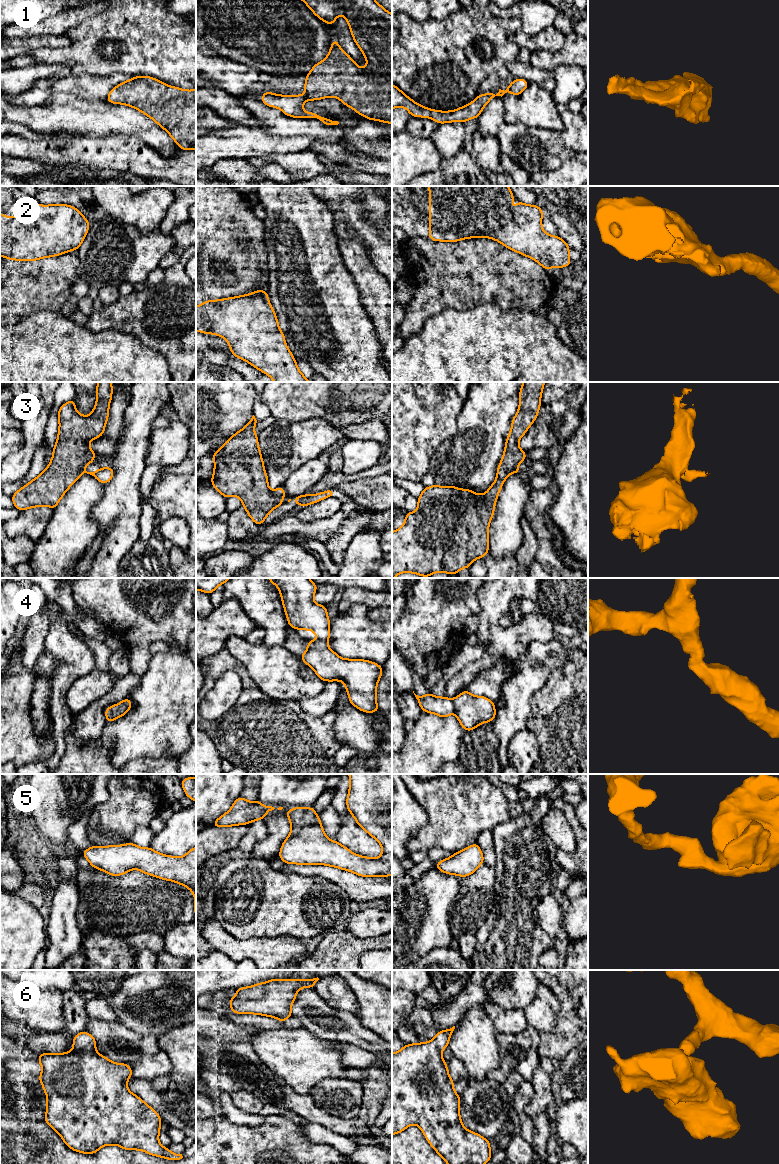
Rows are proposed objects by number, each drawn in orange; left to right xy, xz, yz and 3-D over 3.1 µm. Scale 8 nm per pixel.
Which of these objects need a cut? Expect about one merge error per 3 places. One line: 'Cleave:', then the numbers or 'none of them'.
Cleave: 1, 3

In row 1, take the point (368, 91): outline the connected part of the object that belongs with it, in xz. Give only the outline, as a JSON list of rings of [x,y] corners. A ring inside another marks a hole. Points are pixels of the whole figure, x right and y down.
[[[302,0],[323,22],[333,25],[340,14],[346,18],[352,37],[362,51],[367,66],[363,69],[340,48],[337,39],[327,57],[306,75],[308,100],[335,97],[366,119],[392,124],[392,14],[375,0]]]

